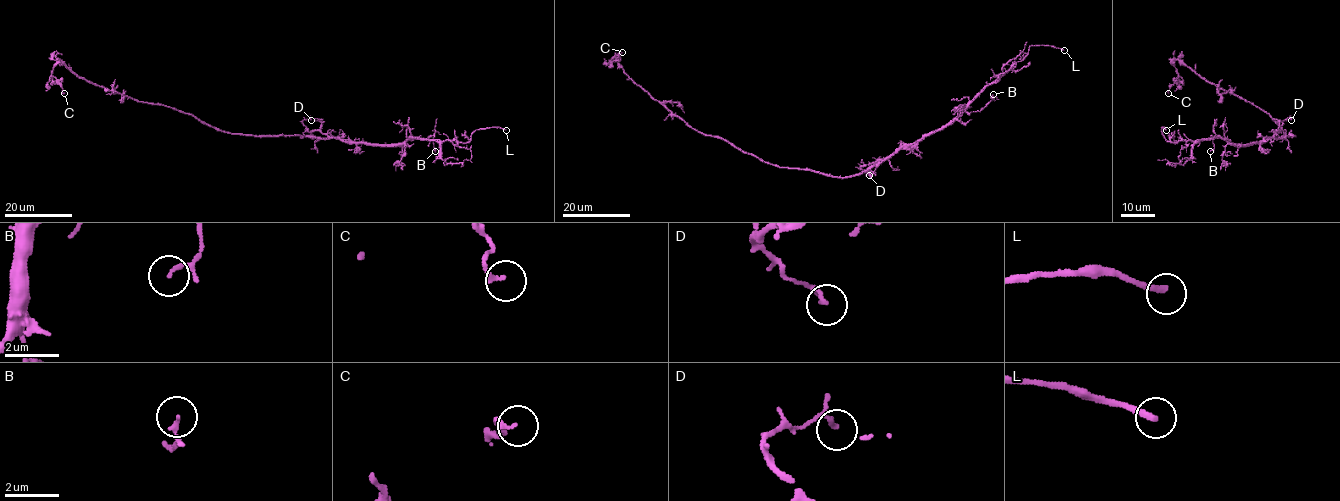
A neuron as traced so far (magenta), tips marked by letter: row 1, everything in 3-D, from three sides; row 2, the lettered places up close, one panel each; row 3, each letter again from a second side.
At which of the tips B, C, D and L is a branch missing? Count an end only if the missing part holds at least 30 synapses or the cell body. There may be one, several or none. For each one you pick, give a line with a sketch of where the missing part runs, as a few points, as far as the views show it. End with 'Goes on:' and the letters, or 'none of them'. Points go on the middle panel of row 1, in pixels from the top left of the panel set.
L: Course of what is missing: (1064, 50), (1106, 72)
Goes on: L

